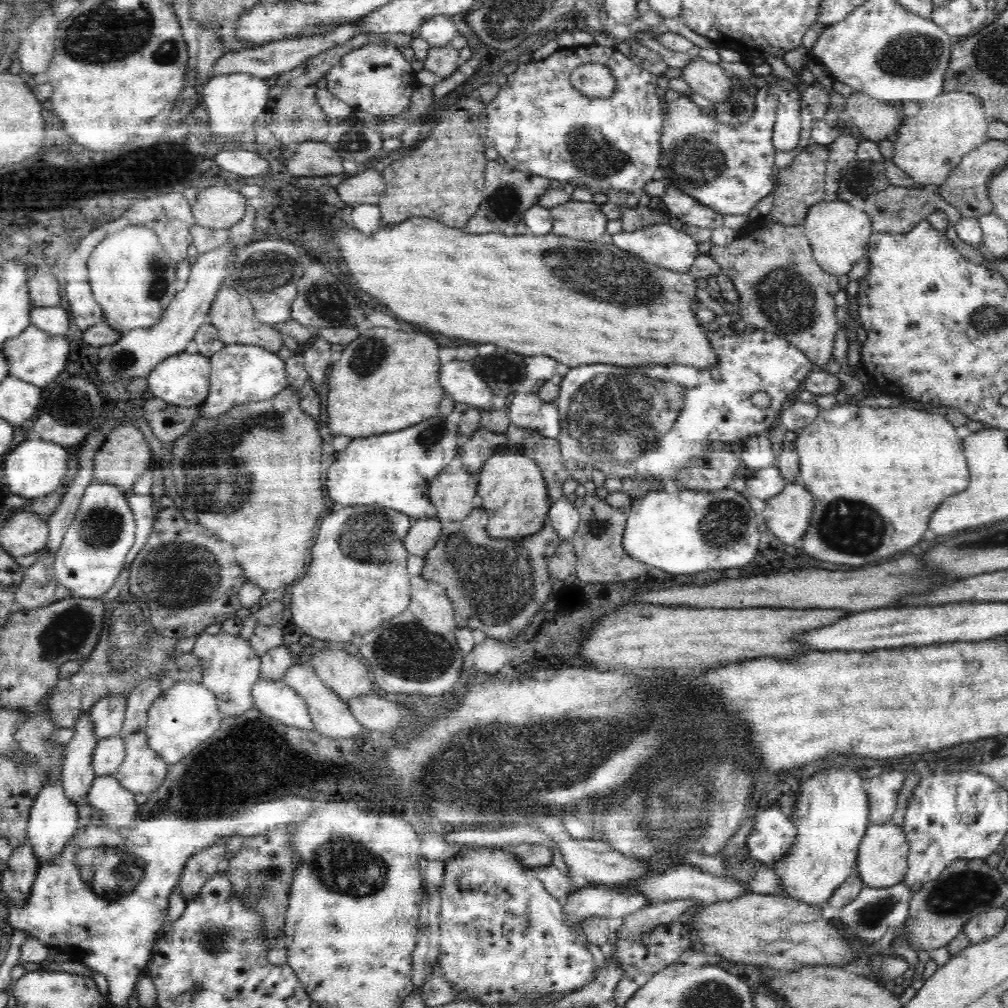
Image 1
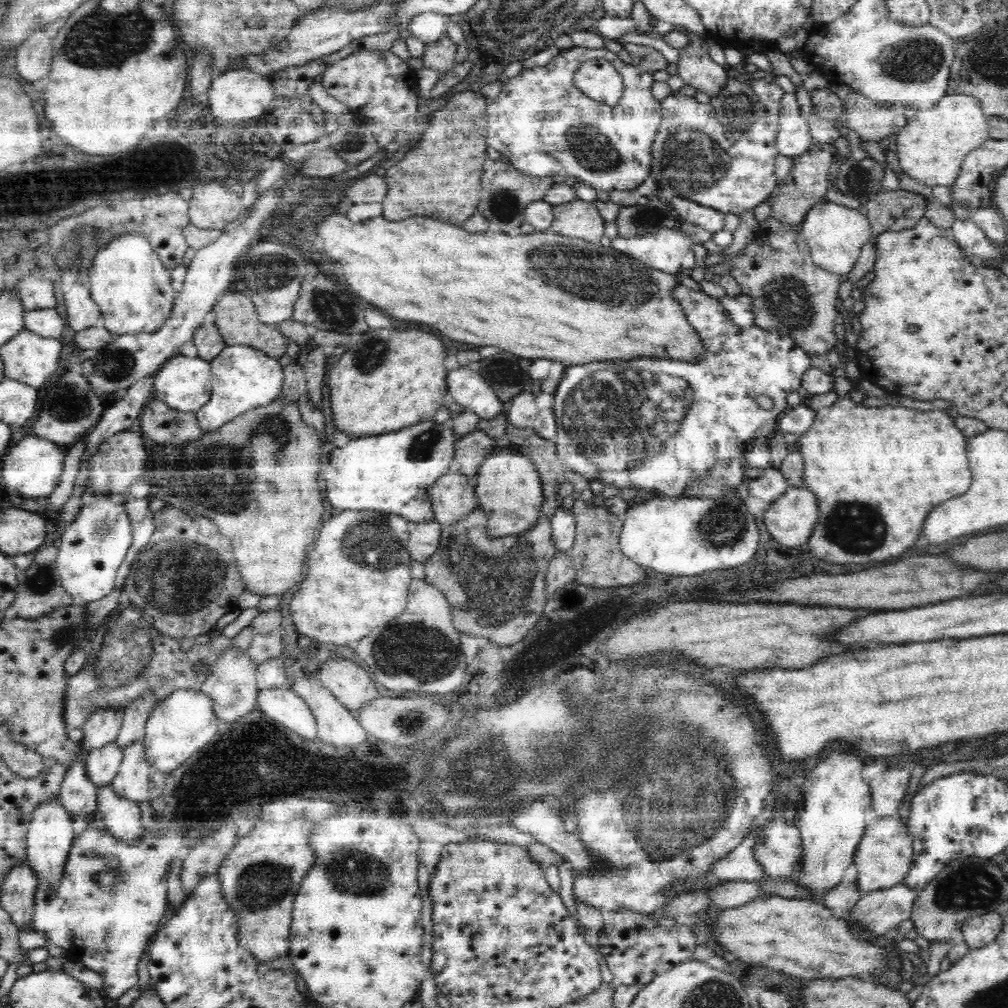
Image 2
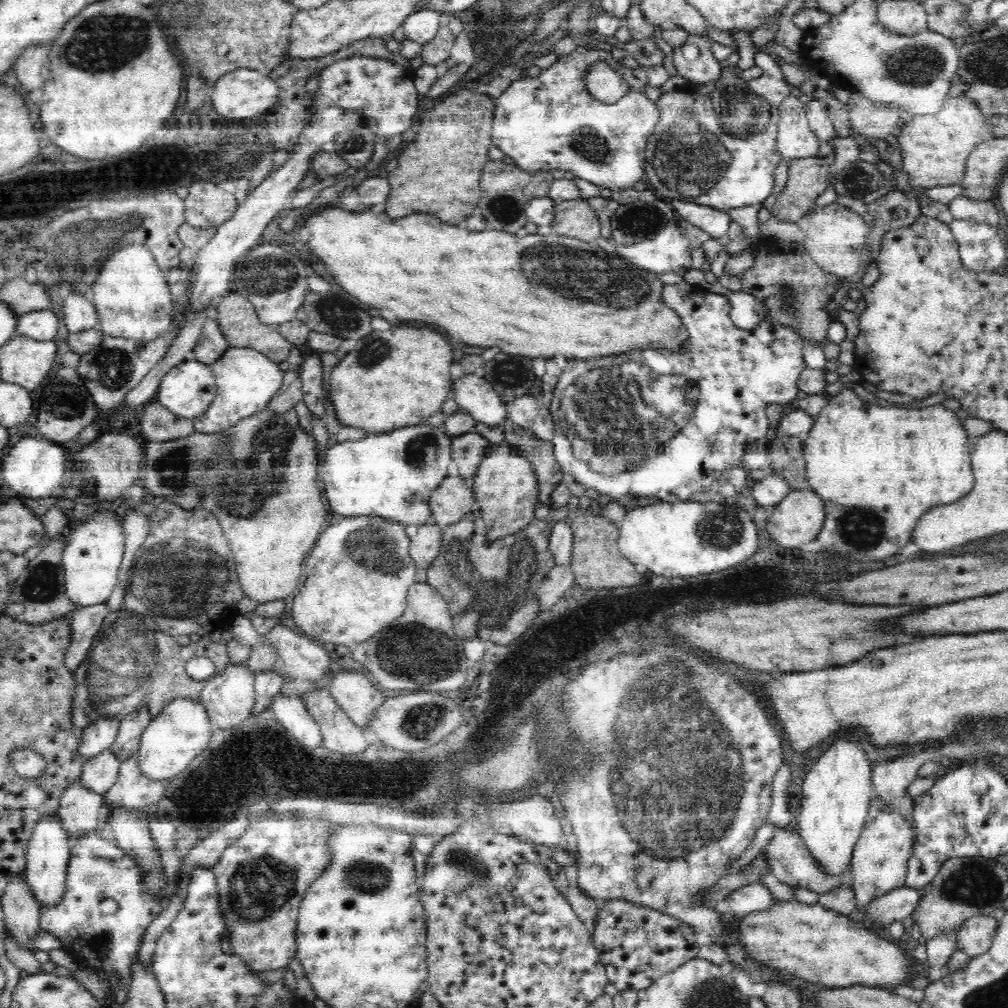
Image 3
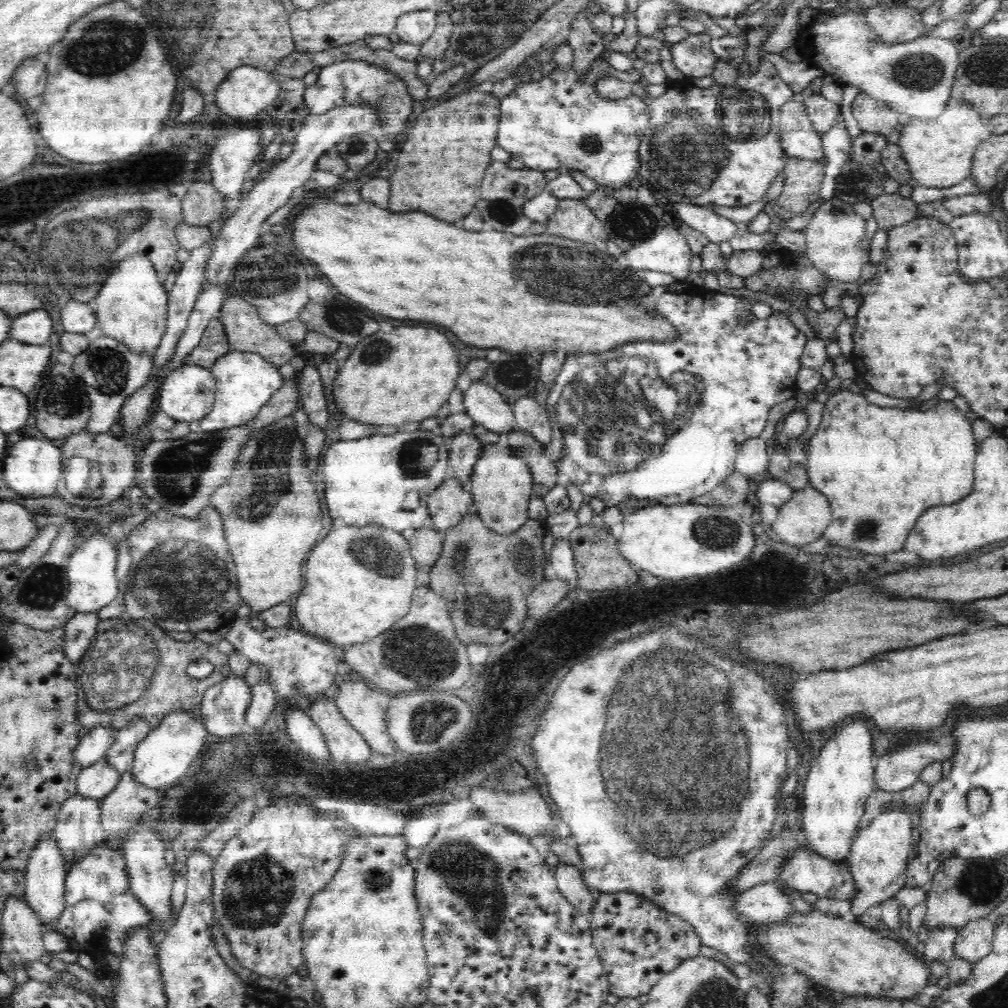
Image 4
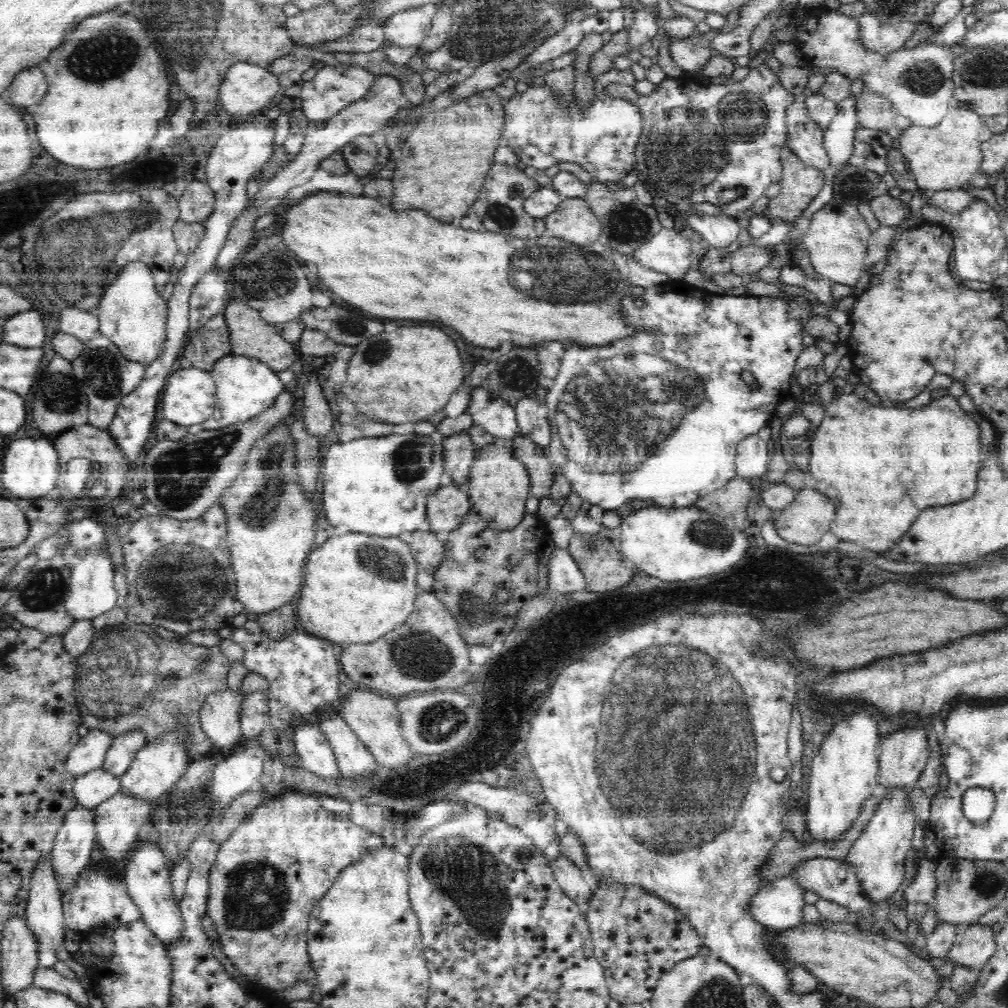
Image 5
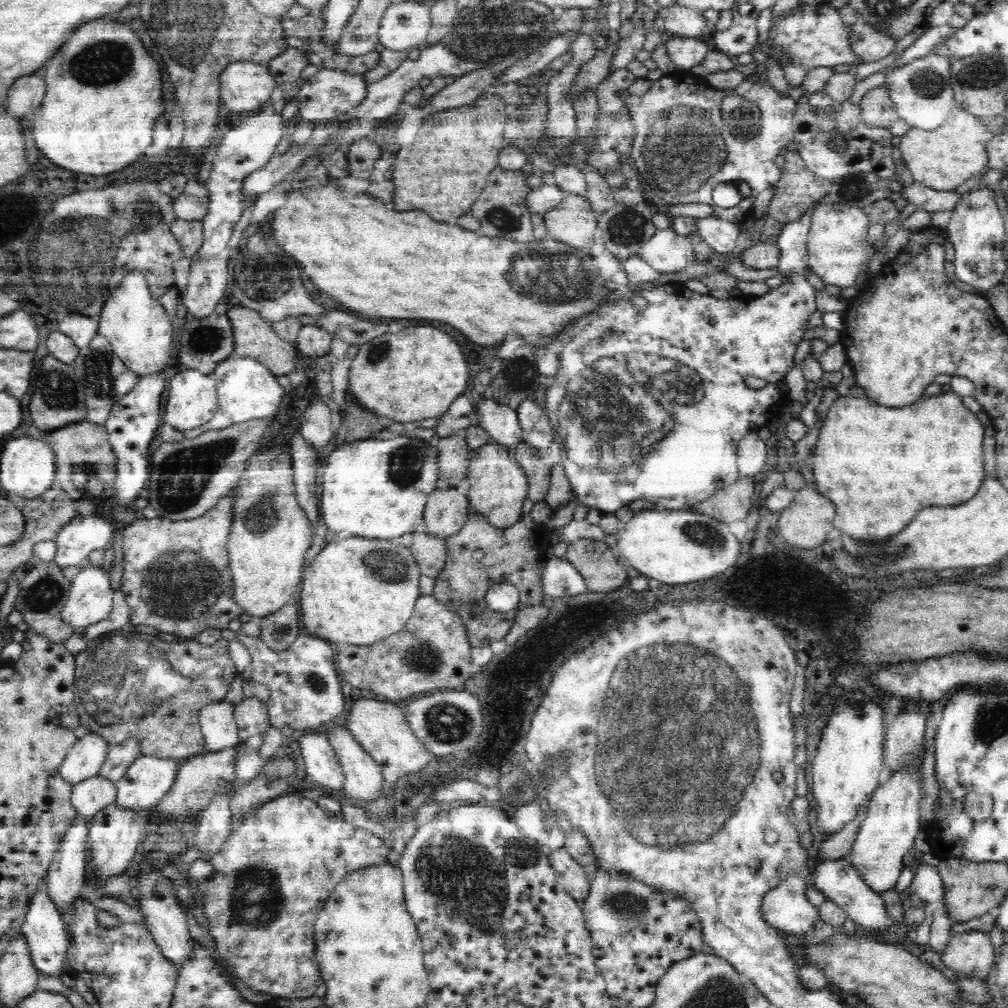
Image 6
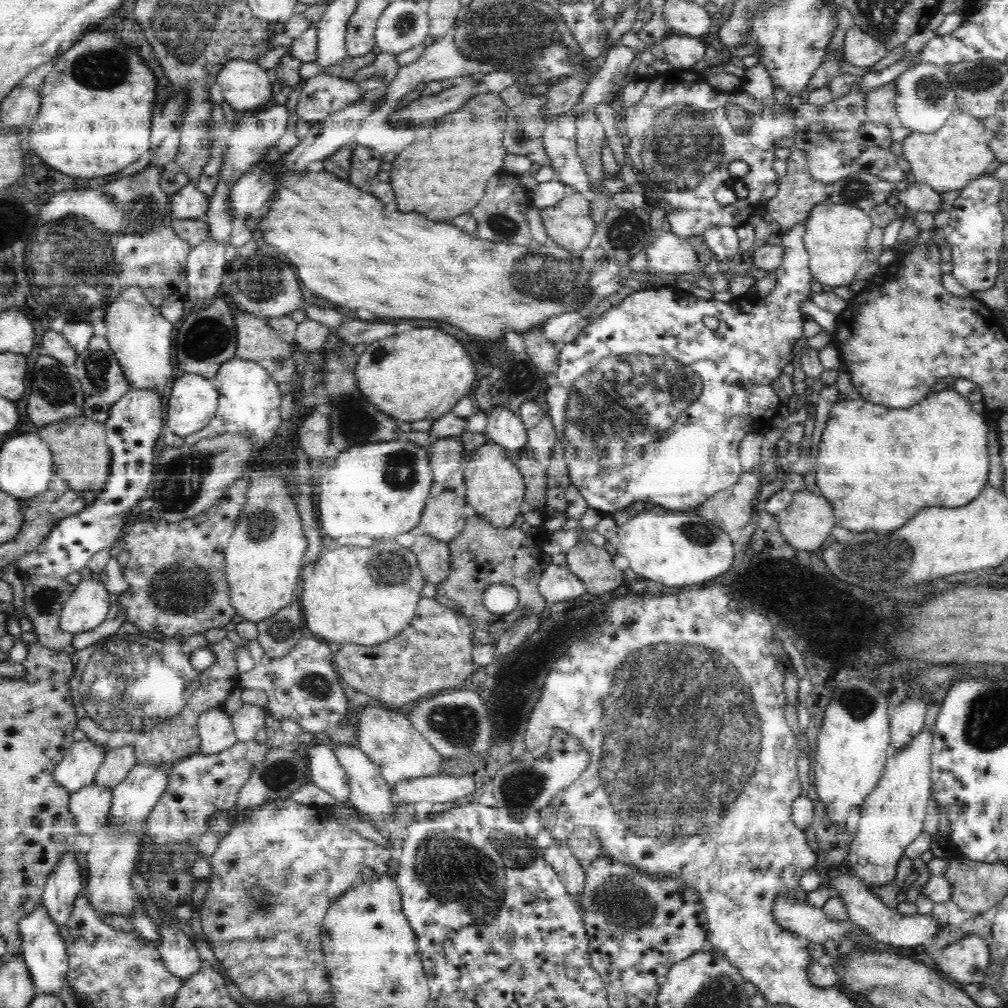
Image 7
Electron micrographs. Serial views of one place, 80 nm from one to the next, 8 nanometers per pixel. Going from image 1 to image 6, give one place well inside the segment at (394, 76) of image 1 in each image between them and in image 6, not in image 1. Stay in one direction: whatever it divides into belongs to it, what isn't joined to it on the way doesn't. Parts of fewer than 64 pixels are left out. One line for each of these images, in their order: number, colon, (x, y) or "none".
2: (371, 83)
3: (371, 86)
4: (349, 82)
5: (333, 88)
6: (329, 94)

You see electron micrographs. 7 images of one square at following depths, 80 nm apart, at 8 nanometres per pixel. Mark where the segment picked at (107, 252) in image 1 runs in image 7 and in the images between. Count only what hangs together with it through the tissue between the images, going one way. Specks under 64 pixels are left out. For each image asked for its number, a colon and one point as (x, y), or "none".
2: (130, 285)
3: (132, 299)
4: (131, 307)
5: (132, 314)
6: (141, 335)
7: (142, 340)

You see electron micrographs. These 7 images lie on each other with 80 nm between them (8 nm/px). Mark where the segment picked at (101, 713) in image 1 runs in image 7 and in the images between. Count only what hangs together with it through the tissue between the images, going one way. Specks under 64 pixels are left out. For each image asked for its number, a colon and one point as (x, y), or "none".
2: (103, 726)
3: (99, 736)
4: (91, 748)
5: (89, 753)
6: (84, 760)
7: (77, 769)

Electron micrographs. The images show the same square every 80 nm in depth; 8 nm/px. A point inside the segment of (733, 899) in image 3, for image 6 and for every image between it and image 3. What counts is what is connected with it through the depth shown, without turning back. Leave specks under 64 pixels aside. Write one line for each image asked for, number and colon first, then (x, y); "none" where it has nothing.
4: (766, 902)
5: (779, 905)
6: (786, 907)

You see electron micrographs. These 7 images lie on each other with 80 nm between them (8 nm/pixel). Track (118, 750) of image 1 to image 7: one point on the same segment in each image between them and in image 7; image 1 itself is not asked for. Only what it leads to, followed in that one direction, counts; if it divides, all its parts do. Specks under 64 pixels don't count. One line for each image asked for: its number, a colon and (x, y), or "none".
2: (102, 764)
3: (99, 773)
4: (96, 781)
5: (90, 790)
6: (89, 796)
7: (89, 806)

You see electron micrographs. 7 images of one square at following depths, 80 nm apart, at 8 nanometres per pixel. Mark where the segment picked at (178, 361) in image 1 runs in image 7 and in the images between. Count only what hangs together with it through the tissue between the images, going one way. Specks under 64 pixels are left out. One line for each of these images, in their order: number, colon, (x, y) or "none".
2: (184, 383)
3: (188, 389)
4: (187, 394)
5: (188, 398)
6: (192, 401)
7: (193, 399)

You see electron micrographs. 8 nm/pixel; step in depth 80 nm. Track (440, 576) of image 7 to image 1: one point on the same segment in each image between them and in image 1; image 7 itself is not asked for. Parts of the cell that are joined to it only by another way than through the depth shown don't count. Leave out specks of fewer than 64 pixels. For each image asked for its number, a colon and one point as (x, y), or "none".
1: (422, 537)
2: (423, 542)
3: (424, 547)
4: (426, 544)
5: (427, 547)
6: (430, 552)

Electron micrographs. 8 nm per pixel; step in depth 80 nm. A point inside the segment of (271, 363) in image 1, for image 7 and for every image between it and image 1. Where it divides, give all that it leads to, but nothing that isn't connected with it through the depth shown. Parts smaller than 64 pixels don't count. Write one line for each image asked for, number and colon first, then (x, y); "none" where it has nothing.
2: (245, 378)
3: (246, 380)
4: (245, 381)
5: (245, 386)
6: (247, 390)
7: (249, 398)

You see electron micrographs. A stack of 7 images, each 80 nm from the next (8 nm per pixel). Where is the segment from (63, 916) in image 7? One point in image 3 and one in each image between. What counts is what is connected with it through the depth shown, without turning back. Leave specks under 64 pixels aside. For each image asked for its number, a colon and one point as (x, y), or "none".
3: (79, 808)
4: (78, 828)
5: (71, 854)
6: (65, 877)

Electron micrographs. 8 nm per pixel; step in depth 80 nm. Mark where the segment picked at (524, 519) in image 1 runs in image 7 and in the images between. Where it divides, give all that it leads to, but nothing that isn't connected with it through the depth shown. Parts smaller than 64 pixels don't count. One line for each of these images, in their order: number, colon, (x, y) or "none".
2: (509, 489)
3: (505, 491)
4: (501, 484)
5: (499, 484)
6: (498, 488)
7: (495, 488)

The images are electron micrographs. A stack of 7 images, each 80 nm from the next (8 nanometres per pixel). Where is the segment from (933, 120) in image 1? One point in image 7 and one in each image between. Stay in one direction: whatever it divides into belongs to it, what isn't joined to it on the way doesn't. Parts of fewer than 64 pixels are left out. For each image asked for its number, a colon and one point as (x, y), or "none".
2: (931, 148)
3: (935, 149)
4: (939, 154)
5: (944, 157)
6: (943, 159)
7: (949, 159)

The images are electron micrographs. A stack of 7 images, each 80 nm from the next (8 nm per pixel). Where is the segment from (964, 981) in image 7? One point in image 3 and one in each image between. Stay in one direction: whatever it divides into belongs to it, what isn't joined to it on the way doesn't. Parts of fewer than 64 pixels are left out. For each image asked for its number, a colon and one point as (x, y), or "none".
3: (975, 937)
4: (974, 942)
5: (975, 944)
6: (971, 954)

